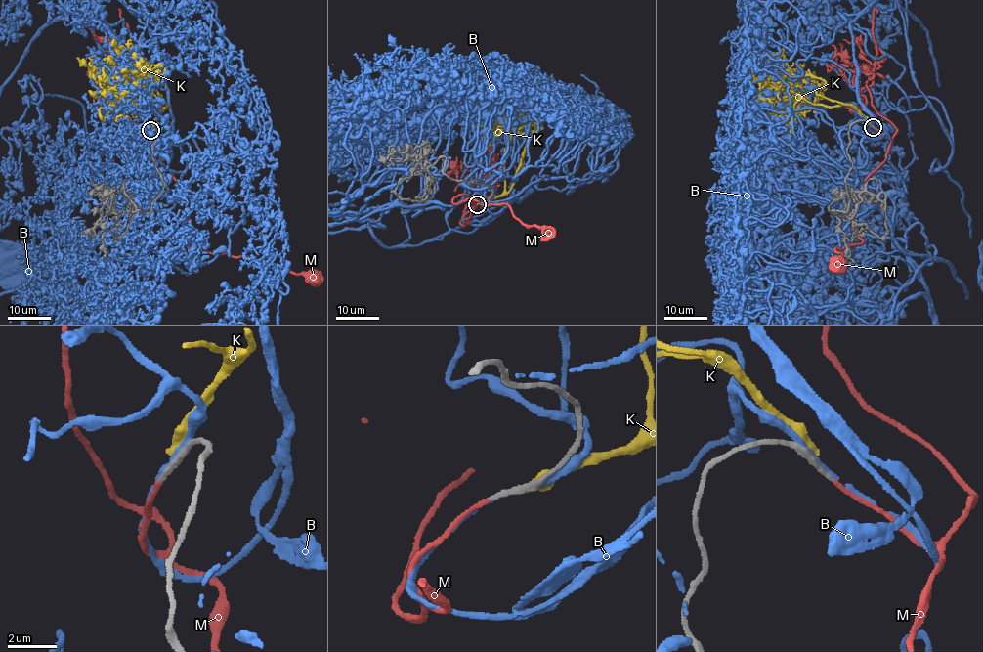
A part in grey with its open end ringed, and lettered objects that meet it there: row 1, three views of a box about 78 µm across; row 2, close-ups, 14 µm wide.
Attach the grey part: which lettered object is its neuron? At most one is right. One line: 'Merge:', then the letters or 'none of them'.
Merge: M

